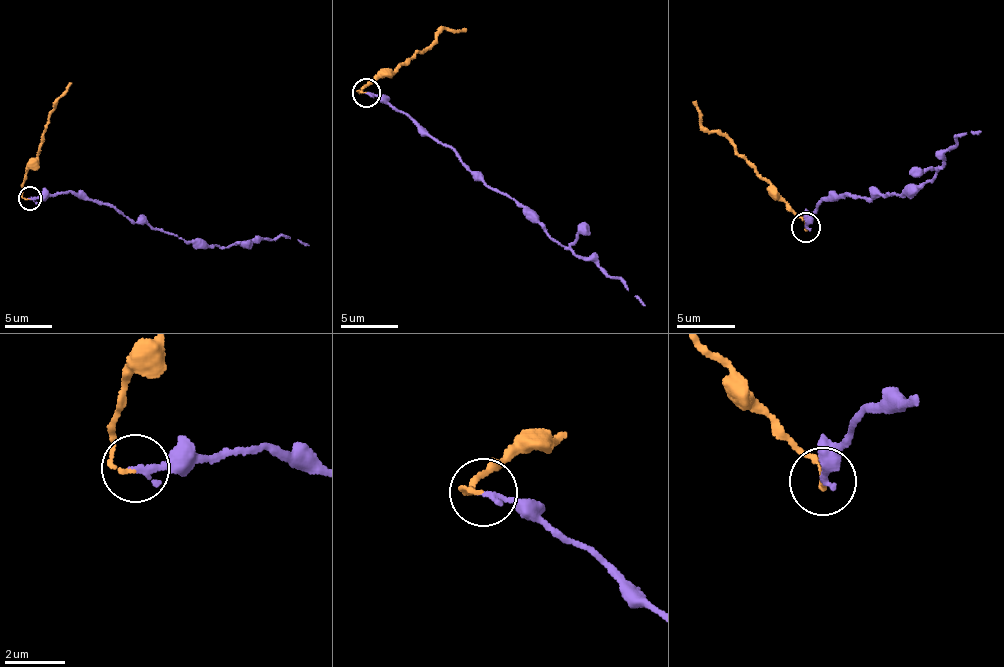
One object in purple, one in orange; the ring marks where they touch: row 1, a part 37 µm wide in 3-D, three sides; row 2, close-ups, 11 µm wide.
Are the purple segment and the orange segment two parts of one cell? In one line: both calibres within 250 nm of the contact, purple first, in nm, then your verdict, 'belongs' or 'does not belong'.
calibres 200 and 130 nm; does not belong

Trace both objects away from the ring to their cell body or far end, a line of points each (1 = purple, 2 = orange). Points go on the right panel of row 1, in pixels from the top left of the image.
1: (805, 228), (816, 204), (835, 195), (901, 195), (932, 179), (956, 138), (981, 130)
2: (805, 228), (802, 217), (734, 146), (704, 126), (693, 101)

